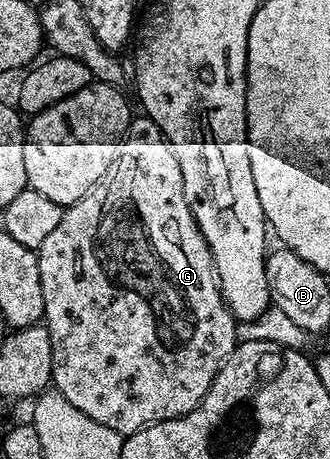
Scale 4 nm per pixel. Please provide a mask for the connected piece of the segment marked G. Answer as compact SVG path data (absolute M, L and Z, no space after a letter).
M146 115L133 120L129 124L127 139L120 142L120 153L114 159L110 171L102 175L102 179L82 199L65 208L62 220L53 233L42 242L38 251L38 271L42 279L42 299L44 300L44 320L50 343L52 344L52 385L55 392L62 396L82 415L94 419L94 423L102 423L102 427L110 427L110 431L127 435L137 433L159 421L169 421L175 417L186 415L199 407L207 397L218 371L224 361L236 350L235 317L228 309L224 296L220 294L220 283L216 280L216 268L212 262L212 252L208 250L206 239L186 203L184 184L182 183L182 167L178 167L178 159L172 150L172 144L161 139L162 134L157 125Z

